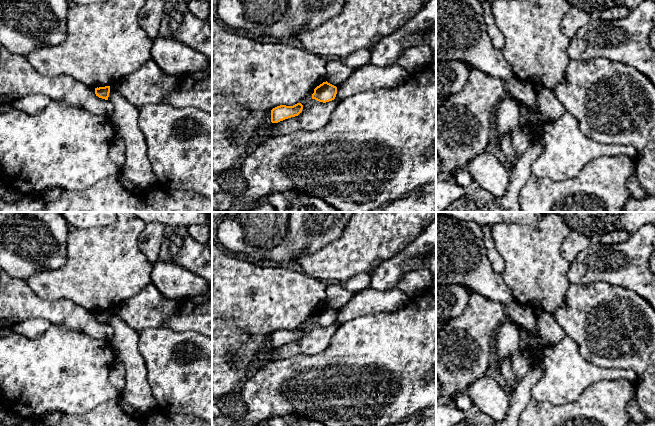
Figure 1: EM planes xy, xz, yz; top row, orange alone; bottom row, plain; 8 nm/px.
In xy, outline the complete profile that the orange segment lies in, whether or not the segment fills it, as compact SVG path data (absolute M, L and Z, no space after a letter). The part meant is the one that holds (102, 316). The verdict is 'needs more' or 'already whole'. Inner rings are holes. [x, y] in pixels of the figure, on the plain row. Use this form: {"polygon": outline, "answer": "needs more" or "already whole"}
{"polygon": "M110 310L95 312L95 318L99 322L108 324L109 317L110 317Z", "answer": "already whole"}

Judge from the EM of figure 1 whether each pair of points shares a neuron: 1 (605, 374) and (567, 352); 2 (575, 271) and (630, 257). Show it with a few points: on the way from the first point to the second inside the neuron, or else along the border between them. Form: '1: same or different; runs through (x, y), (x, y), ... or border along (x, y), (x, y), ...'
1: same; runs through (596, 374), (589, 374), (576, 361)
2: same; runs through (589, 266), (596, 263), (616, 263)

